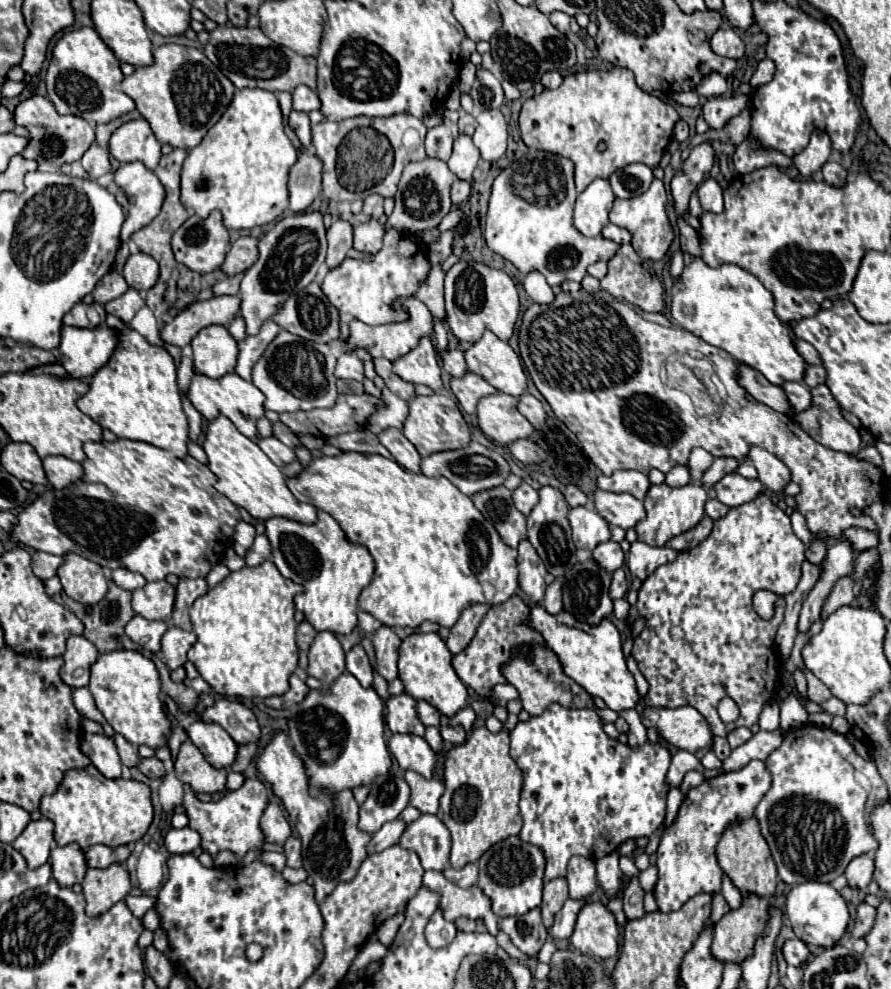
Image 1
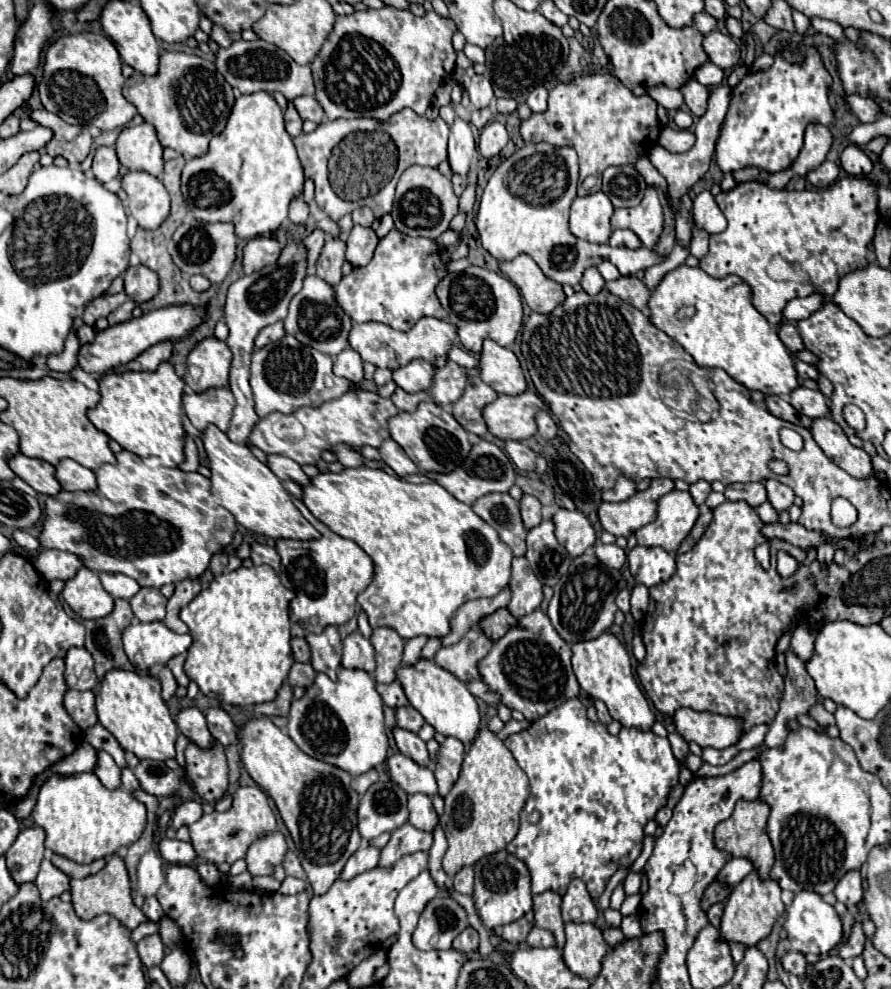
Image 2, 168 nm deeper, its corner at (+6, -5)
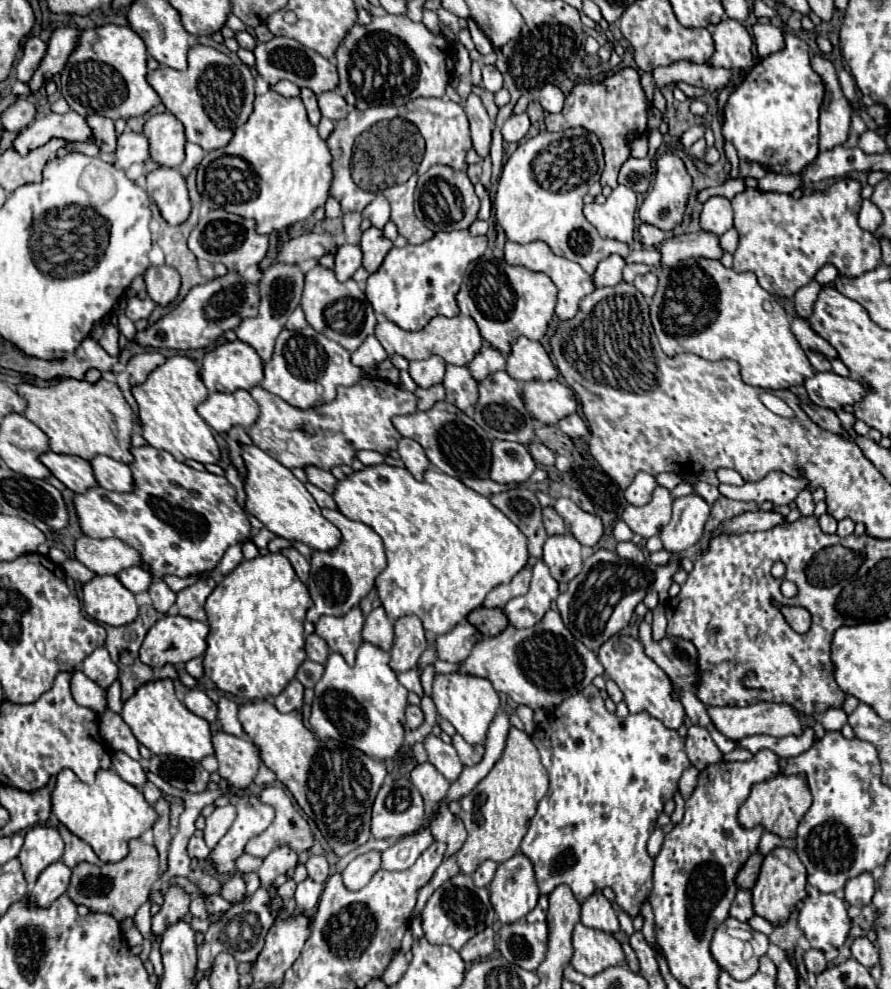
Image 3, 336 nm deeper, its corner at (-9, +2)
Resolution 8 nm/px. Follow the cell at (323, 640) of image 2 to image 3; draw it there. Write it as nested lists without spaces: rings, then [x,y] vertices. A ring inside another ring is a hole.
[[[359,606],[351,608],[345,616],[323,616],[315,624],[315,634],[319,634],[331,652],[339,652],[349,664],[355,662],[355,652],[361,646],[361,628],[365,616]]]

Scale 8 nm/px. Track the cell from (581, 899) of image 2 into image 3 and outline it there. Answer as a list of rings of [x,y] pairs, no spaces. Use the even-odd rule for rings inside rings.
[[[599,890],[581,904],[581,922],[589,928],[597,928],[609,934],[621,930],[617,914],[613,912],[609,900]]]

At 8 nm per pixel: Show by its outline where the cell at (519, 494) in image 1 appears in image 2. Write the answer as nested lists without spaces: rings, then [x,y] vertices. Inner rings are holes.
[[[522,495],[520,499],[520,513],[522,513],[522,521],[526,529],[536,527],[542,521],[542,513],[540,513],[540,501],[532,495]]]

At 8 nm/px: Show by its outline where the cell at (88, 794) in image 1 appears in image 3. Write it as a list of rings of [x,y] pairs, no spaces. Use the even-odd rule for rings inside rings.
[[[61,770],[51,794],[53,816],[67,826],[75,836],[85,840],[101,862],[119,862],[127,856],[131,838],[139,838],[145,830],[153,828],[157,812],[143,798],[141,790],[127,784],[113,770],[99,770],[95,784],[81,782],[71,770]]]

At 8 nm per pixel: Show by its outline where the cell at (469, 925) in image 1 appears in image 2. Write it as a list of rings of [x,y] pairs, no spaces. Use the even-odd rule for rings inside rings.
[[[468,927],[464,929],[464,933],[460,933],[454,941],[454,949],[460,949],[460,951],[476,951],[478,949],[478,931],[474,927]]]

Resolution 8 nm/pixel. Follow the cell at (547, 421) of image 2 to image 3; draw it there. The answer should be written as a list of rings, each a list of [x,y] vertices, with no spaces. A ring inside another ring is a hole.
[[[569,414],[567,418],[563,418],[561,422],[559,422],[559,428],[567,434],[567,436],[571,436],[571,438],[581,438],[581,436],[585,436],[589,430],[587,430],[587,422],[579,416],[579,414]]]

